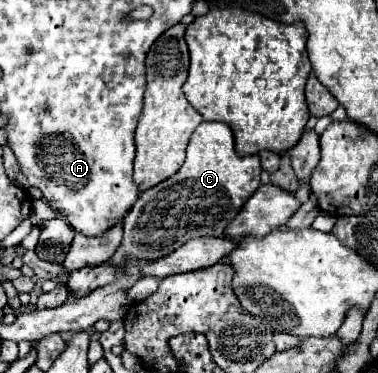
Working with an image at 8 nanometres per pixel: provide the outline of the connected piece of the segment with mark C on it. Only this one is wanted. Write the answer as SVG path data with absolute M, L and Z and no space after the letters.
M202 122L194 130L194 134L188 142L186 160L184 160L182 168L174 176L170 176L168 180L152 186L150 190L140 192L136 204L126 214L126 218L124 218L124 238L122 238L120 248L112 256L114 264L124 264L128 254L142 258L142 260L156 260L160 256L166 256L168 252L174 252L176 248L180 248L182 244L186 244L192 238L222 236L226 226L236 216L232 212L238 212L244 206L244 202L260 186L260 172L262 172L262 168L260 168L258 156L240 158L236 154L232 130L224 122Z

